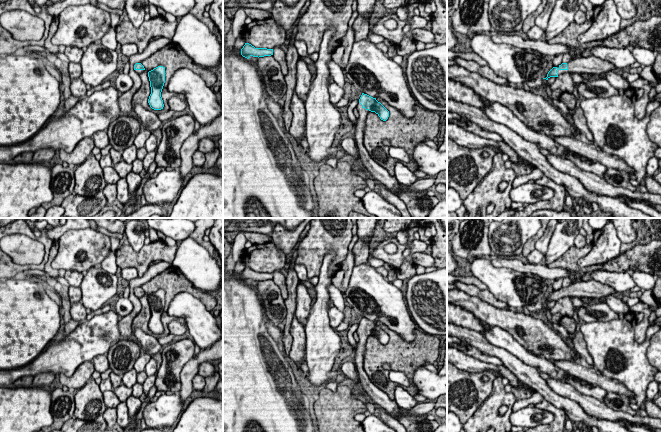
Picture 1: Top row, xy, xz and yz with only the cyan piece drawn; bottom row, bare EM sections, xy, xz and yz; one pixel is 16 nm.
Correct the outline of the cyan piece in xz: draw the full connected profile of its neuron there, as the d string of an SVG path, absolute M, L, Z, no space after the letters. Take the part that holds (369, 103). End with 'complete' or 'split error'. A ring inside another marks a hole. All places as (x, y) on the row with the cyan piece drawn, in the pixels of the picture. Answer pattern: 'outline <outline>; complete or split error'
outline M364 93L359 99L357 109L360 115L353 126L355 131L352 136L359 152L359 165L363 170L368 171L378 184L398 196L405 203L412 218L427 218L431 209L439 203L439 199L436 196L428 196L425 192L404 190L395 176L391 176L385 168L371 158L363 144L367 114L370 111L375 112L381 120L386 121L389 117L389 111L376 98Z; split error

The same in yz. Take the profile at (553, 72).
outline M579 57L571 60L568 63L562 63L557 67L553 67L547 74L546 79L550 77L558 77L560 74L567 73L587 73L592 75L600 75L609 71L619 71L619 69L612 63L602 60L600 58Z; split error

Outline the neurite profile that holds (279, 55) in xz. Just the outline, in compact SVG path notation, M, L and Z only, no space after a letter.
M274 47L272 56L280 64L284 76L287 75L288 69L287 69L287 62L286 62L286 52L280 47Z

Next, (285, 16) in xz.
M281 0L275 1L270 18L287 33L296 23L298 15L307 0L299 0L294 6L288 6Z

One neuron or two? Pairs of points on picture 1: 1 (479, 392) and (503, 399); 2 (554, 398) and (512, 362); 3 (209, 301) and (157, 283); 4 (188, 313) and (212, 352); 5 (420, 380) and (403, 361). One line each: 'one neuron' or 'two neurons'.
1: two neurons
2: one neuron
3: one neuron
4: two neurons
5: two neurons

